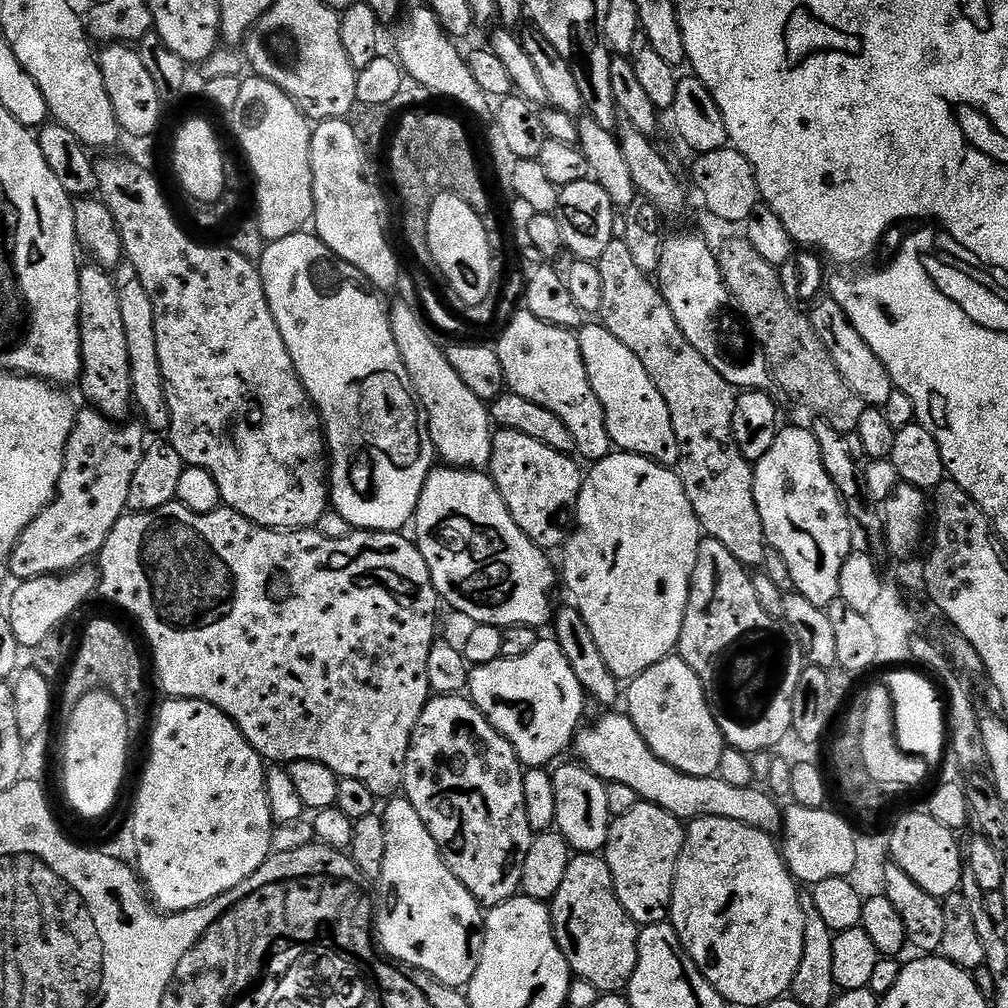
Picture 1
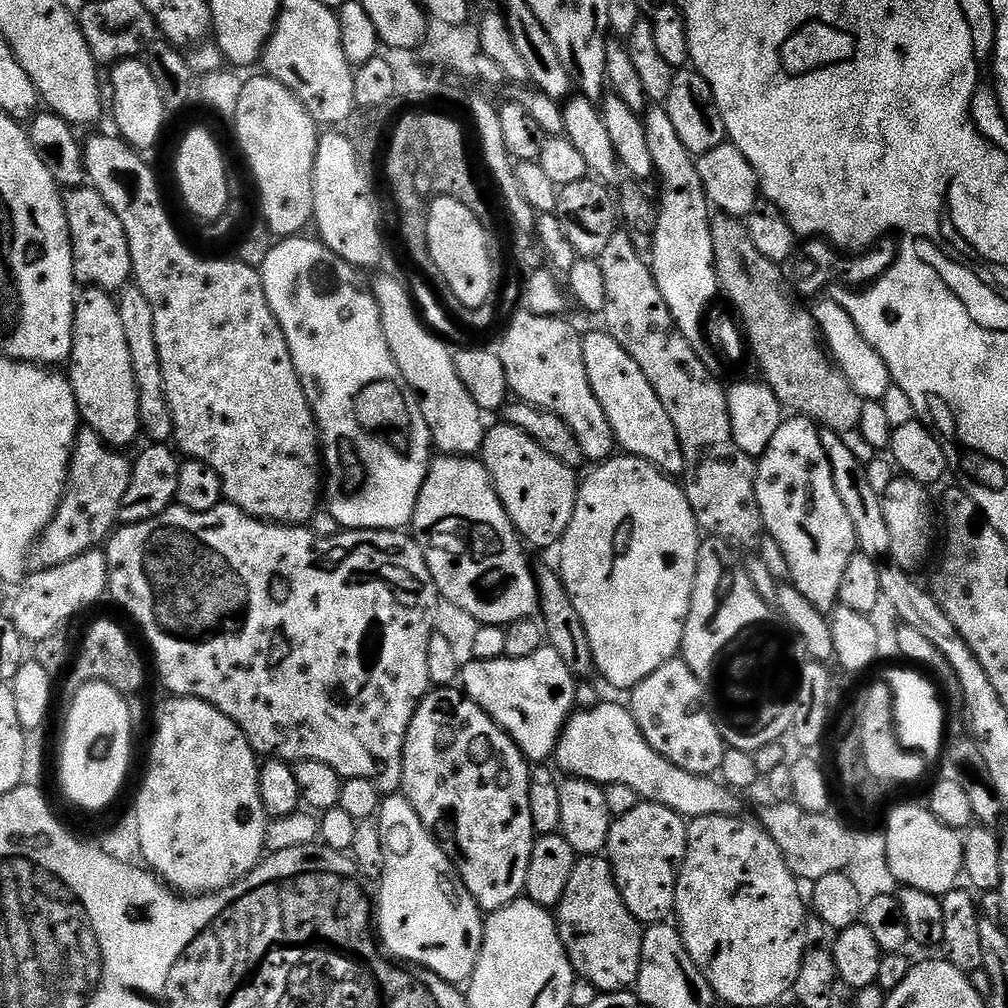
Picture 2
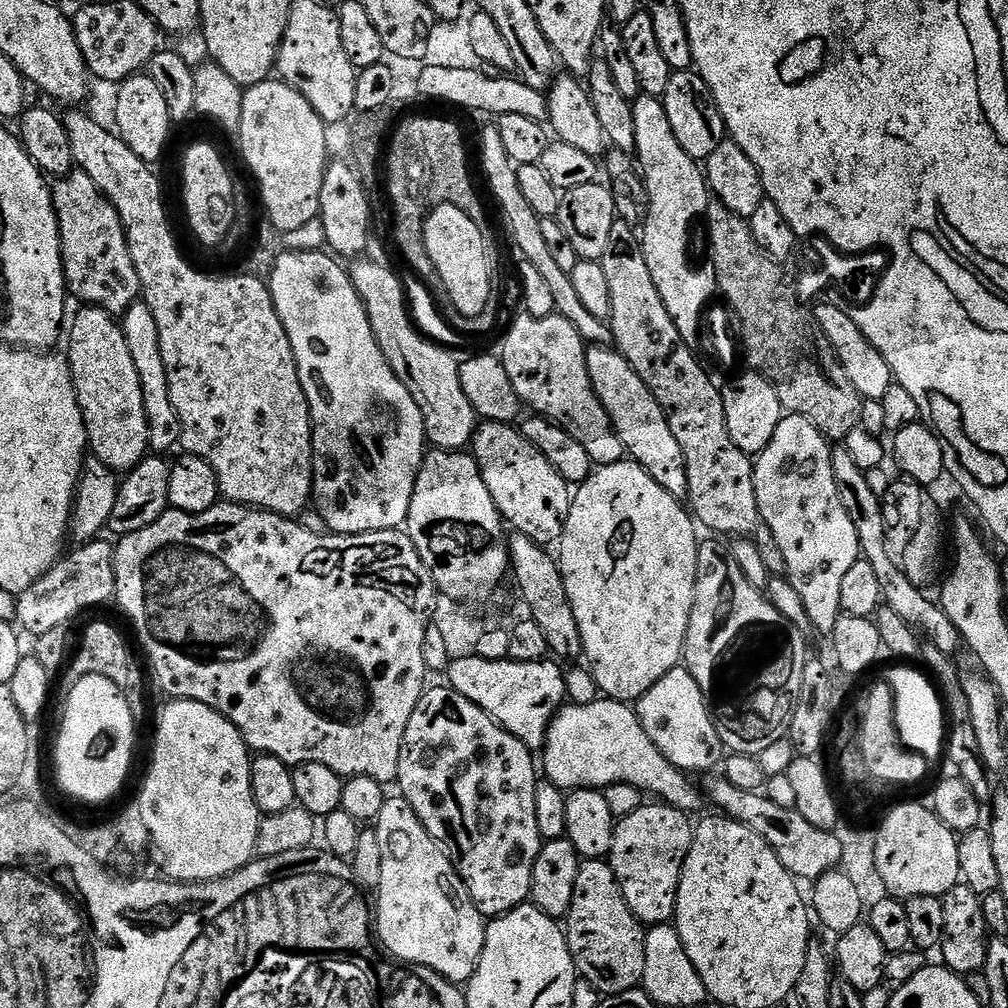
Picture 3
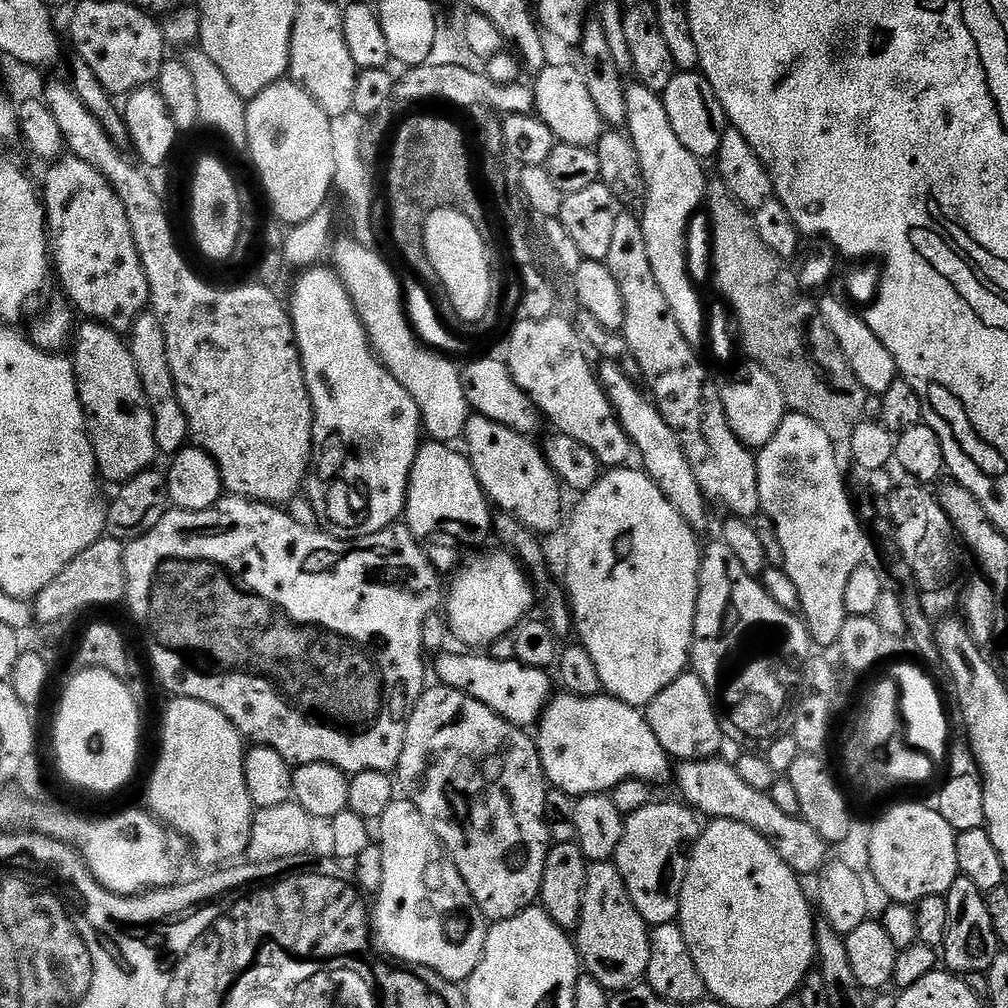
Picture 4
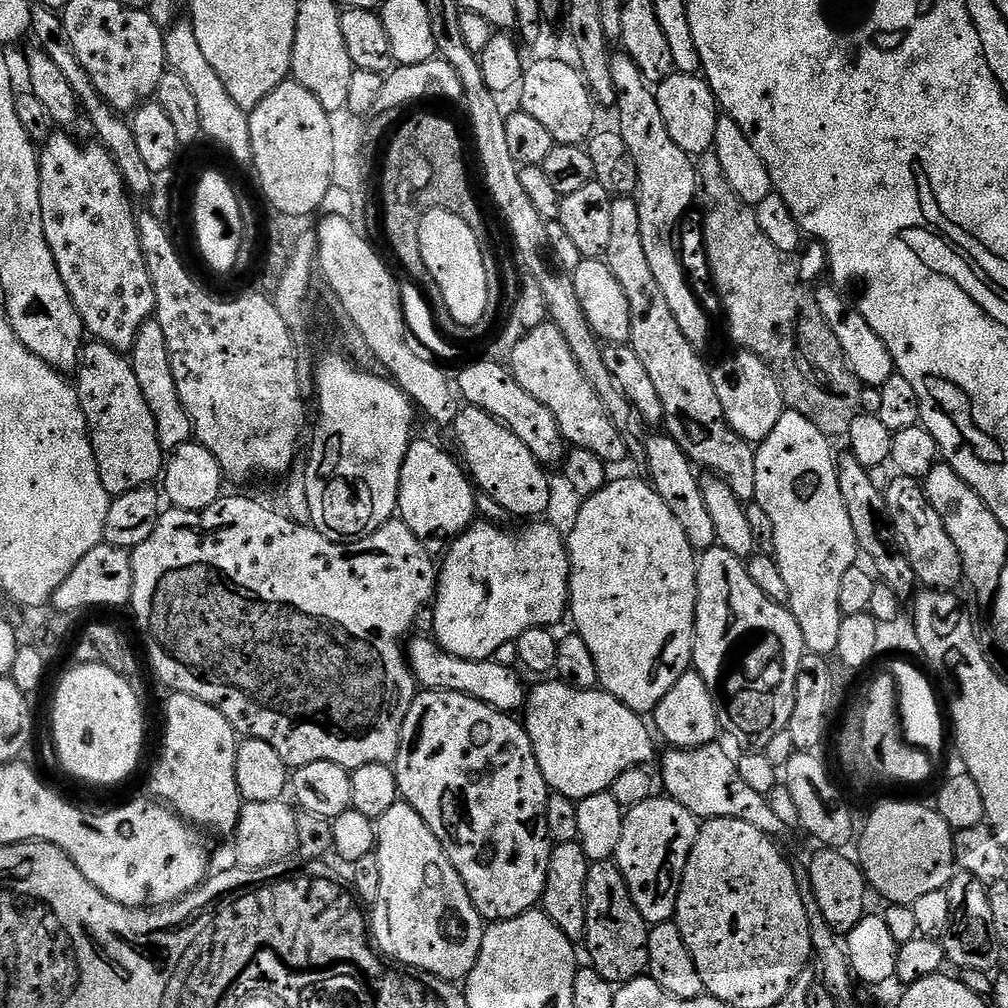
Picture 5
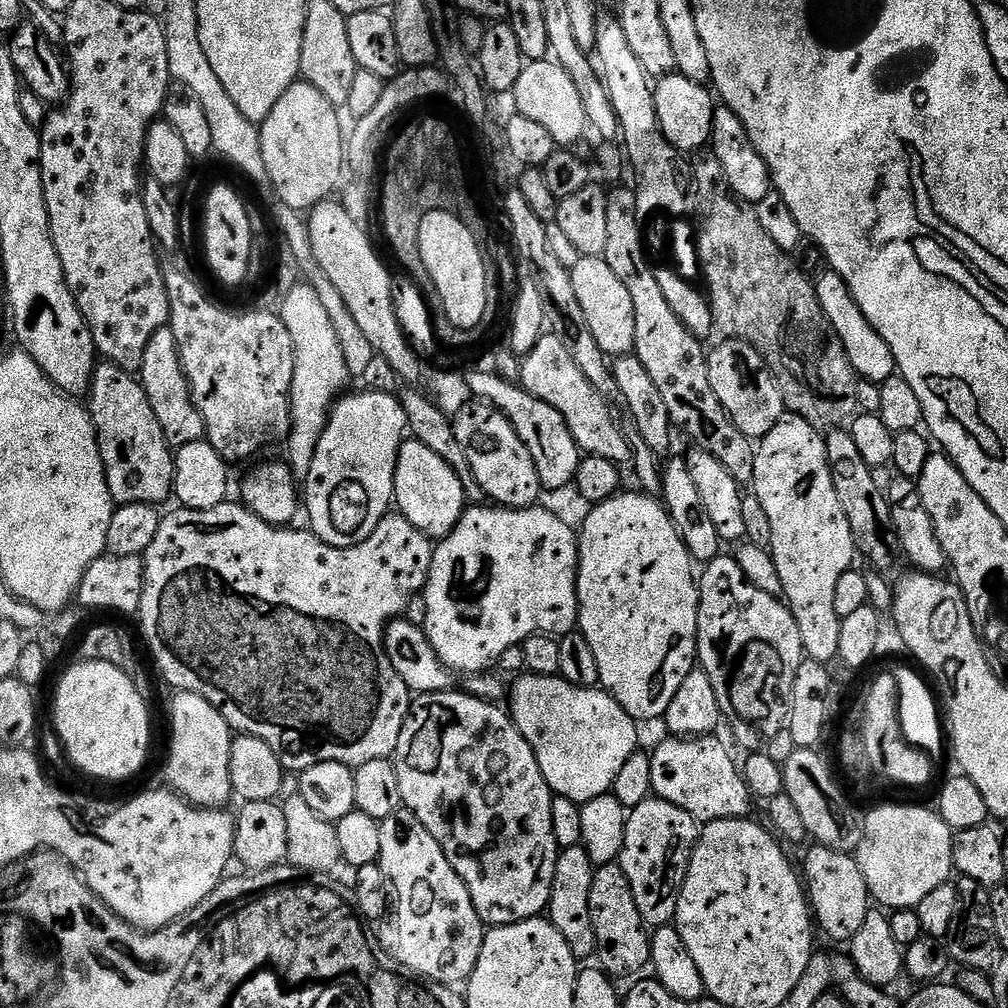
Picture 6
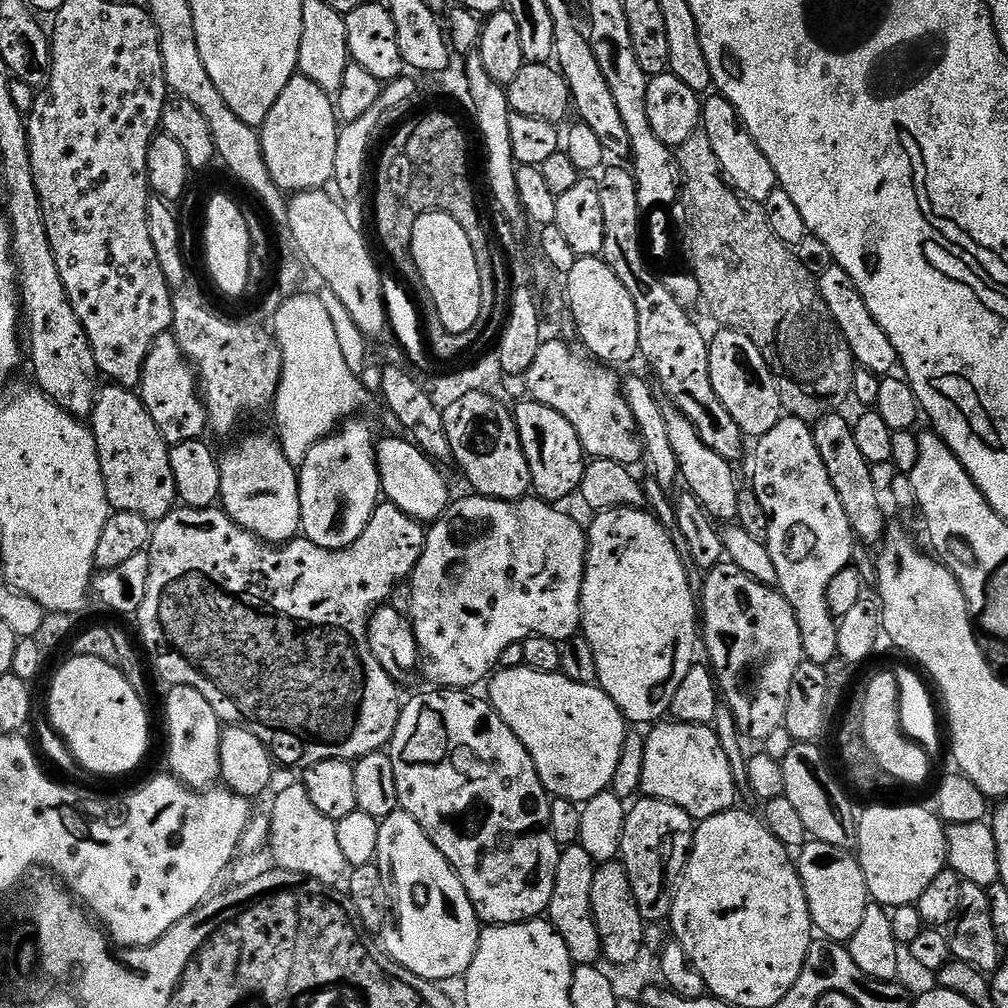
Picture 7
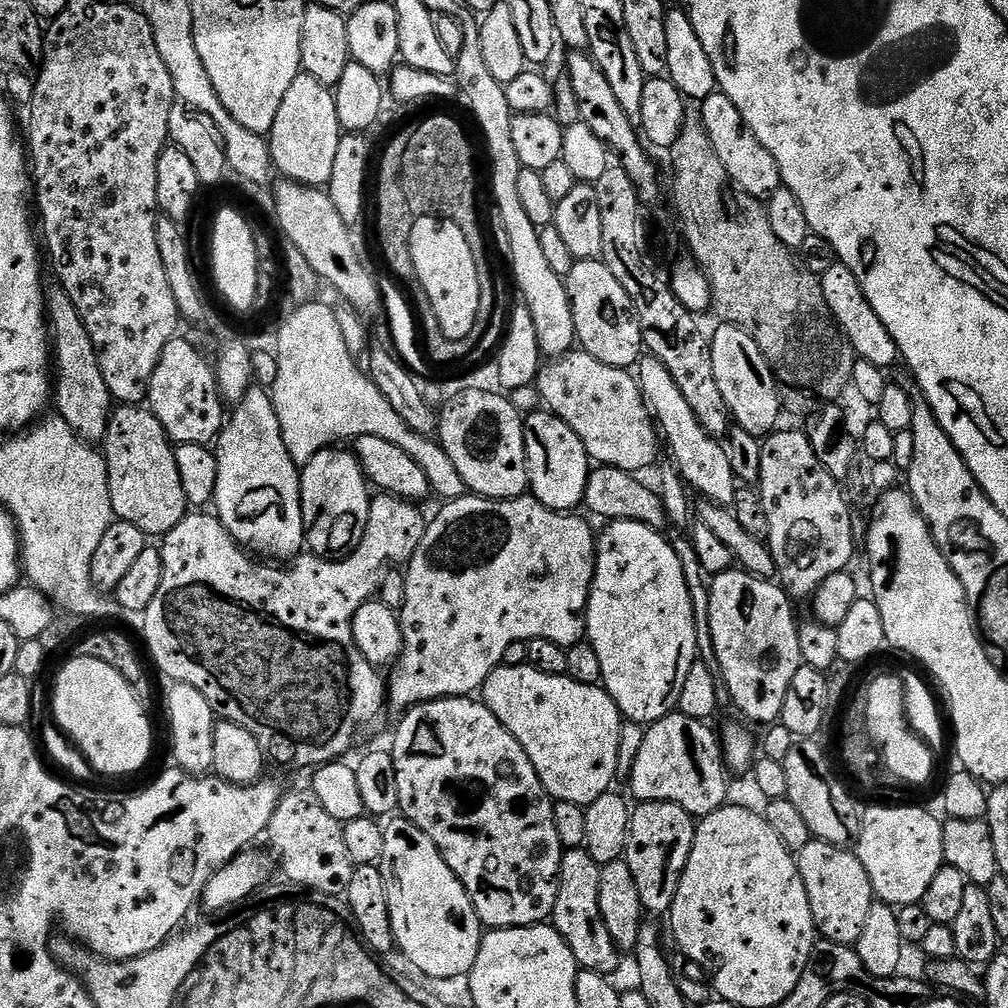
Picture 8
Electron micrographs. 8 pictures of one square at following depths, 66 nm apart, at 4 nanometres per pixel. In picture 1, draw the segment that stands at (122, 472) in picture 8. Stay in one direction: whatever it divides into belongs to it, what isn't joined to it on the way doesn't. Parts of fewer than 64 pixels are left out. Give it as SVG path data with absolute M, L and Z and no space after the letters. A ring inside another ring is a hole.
M85 263L80 269L80 361L78 388L86 401L108 419L122 420L132 408L129 351L119 309L115 279L105 269Z

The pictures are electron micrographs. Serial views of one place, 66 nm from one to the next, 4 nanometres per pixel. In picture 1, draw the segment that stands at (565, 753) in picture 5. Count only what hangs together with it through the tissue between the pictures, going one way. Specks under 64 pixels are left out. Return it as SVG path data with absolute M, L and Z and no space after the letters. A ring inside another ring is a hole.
M626 714L620 716L601 715L591 726L585 727L574 741L575 759L608 784L630 786L643 803L653 804L677 816L681 822L700 820L704 816L730 818L751 828L769 834L776 834L782 828L782 808L767 791L759 792L756 786L739 788L730 786L717 774L715 776L691 776L680 772L674 766L664 764L646 746L642 734ZM585 731L585 732L584 732Z

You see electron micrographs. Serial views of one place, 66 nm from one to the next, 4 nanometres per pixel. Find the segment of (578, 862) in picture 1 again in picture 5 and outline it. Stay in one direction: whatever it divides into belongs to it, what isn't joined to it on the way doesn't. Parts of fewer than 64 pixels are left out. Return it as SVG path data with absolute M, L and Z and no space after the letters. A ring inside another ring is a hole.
M598 860L589 863L586 878L586 934L582 941L588 947L591 967L602 974L614 986L630 982L634 978L645 975L648 966L648 930L650 925L638 914L638 906L634 906L634 898L630 898L630 886L626 886L626 878L622 878L622 870L612 860Z

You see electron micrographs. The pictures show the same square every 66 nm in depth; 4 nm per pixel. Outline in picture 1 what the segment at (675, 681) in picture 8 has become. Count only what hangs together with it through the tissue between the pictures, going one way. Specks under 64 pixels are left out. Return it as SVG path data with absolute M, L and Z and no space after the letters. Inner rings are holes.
M623 450L613 451L611 456L595 461L587 469L580 485L578 502L576 503L575 531L569 535L567 544L563 545L564 570L562 566L562 584L568 587L572 595L571 603L589 627L598 651L602 654L602 662L609 668L612 676L620 682L630 682L638 674L642 674L650 666L662 662L677 651L682 634L682 622L688 605L688 595L692 589L692 575L694 566L698 562L698 550L702 539L702 529L694 510L690 506L690 498L686 498L686 490L682 486L679 475L673 469L665 468L663 464L648 459L647 456L635 456L632 452Z

